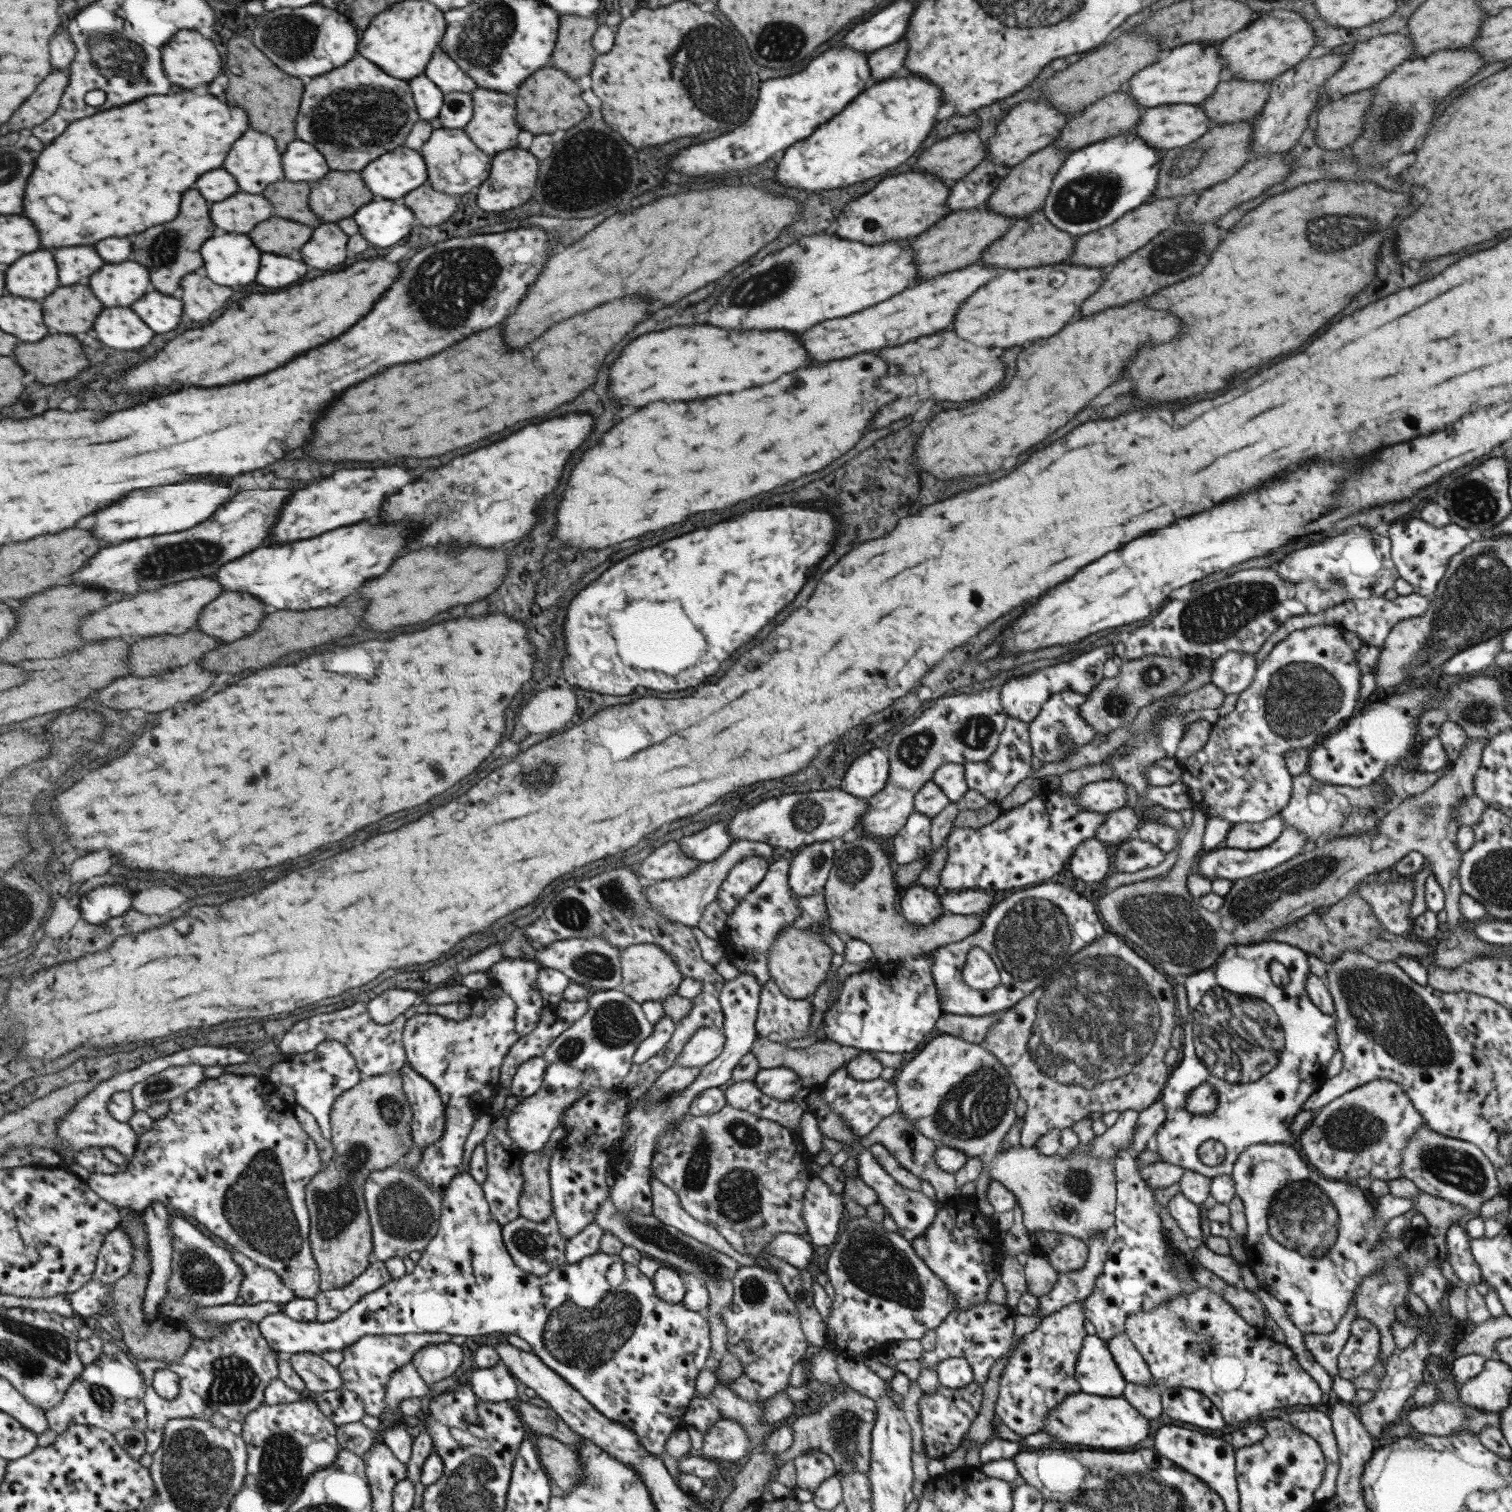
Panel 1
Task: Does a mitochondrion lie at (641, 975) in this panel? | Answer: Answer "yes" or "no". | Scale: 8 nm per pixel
yes

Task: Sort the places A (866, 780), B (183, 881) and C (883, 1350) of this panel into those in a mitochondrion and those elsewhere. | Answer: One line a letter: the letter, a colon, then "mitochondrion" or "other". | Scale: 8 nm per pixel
A: other
B: other
C: other

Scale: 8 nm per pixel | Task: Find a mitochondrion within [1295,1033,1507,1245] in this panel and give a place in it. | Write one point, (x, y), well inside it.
(1352, 1127)

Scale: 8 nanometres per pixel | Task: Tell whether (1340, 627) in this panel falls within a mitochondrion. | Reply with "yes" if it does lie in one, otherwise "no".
no

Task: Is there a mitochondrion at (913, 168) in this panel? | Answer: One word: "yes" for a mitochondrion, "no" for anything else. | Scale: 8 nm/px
no

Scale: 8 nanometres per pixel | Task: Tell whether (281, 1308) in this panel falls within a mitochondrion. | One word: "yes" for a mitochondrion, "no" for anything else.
no

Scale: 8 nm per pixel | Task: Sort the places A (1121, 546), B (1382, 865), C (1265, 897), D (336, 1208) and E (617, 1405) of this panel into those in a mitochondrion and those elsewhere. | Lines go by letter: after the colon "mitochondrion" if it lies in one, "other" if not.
A: other
B: other
C: mitochondrion
D: mitochondrion
E: other

